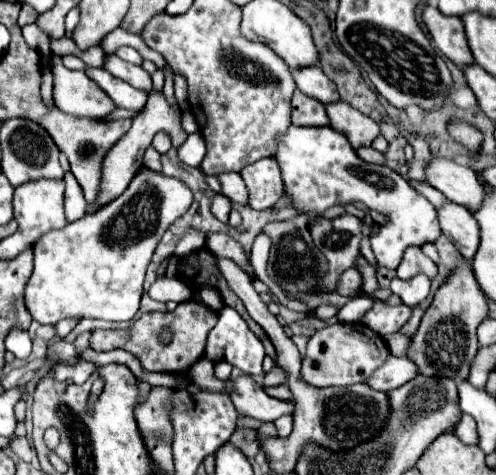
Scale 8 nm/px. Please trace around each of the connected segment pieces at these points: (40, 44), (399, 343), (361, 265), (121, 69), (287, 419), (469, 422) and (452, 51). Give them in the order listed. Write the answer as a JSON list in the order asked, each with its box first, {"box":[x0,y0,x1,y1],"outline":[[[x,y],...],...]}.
[{"box":[22,24,50,58],"outline":[[[28,24],[22,28],[22,34],[24,34],[24,40],[36,48],[44,58],[48,58],[50,54],[50,42],[48,42],[48,36],[40,30],[36,24]]]},{"box":[384,332,410,356],"outline":[[[396,332],[396,334],[386,334],[384,336],[384,342],[388,344],[388,348],[390,348],[390,352],[394,356],[404,356],[404,350],[408,348],[410,338],[404,336],[404,334],[400,334],[400,332]]]},{"box":[354,258,378,294],"outline":[[[358,258],[354,268],[360,272],[362,276],[362,286],[360,286],[360,292],[364,294],[372,294],[376,288],[378,288],[378,282],[376,282],[376,270],[364,260],[364,258]]]},{"box":[104,54,152,92],"outline":[[[110,54],[106,58],[106,66],[104,66],[108,72],[116,74],[120,80],[128,82],[130,86],[138,88],[138,90],[144,90],[144,92],[150,92],[152,90],[152,80],[150,80],[150,74],[140,68],[140,66],[132,66],[124,60],[120,60],[116,54]]]},{"box":[274,416,292,438],"outline":[[[282,416],[274,424],[276,424],[276,430],[278,430],[280,438],[290,436],[290,432],[292,432],[292,416]]]},{"box":[456,414,478,444],"outline":[[[464,414],[460,424],[456,426],[456,436],[464,442],[464,444],[478,444],[478,432],[476,432],[476,422]]]},{"box":[422,6,472,68],"outline":[[[424,6],[422,10],[422,22],[426,30],[430,32],[436,48],[448,56],[454,64],[460,68],[468,66],[472,60],[472,54],[468,52],[468,42],[464,34],[464,24],[456,16],[444,16],[434,6]]]}]

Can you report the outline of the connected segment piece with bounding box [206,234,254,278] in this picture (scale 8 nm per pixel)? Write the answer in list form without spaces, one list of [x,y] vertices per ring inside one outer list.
[[[208,234],[208,238],[206,238],[206,248],[212,250],[218,258],[228,258],[228,260],[236,262],[250,278],[254,278],[254,276],[252,276],[254,270],[252,270],[252,266],[248,264],[246,252],[244,252],[244,248],[242,248],[242,244],[240,244],[238,240],[230,238],[230,236],[226,236],[226,234]]]

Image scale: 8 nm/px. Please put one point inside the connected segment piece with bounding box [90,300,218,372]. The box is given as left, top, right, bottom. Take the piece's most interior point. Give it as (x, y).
(194, 322)

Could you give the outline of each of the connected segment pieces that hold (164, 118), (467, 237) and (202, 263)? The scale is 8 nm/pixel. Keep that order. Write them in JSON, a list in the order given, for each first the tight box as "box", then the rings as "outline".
[{"box":[88,92,186,212],"outline":[[[150,92],[148,96],[148,102],[144,106],[144,110],[132,120],[132,128],[108,150],[106,158],[104,158],[104,164],[102,164],[102,184],[100,184],[100,192],[98,192],[98,198],[94,200],[94,204],[88,208],[88,212],[96,212],[100,210],[104,204],[110,204],[112,200],[116,200],[130,184],[132,176],[140,170],[142,166],[142,156],[144,156],[144,150],[150,146],[154,134],[158,132],[168,132],[170,138],[172,138],[172,147],[178,150],[178,146],[186,140],[186,132],[180,128],[180,114],[176,110],[172,110],[164,98],[162,92]]]},{"box":[436,202,480,260],"outline":[[[446,202],[436,212],[442,234],[454,242],[454,246],[460,250],[464,258],[472,260],[480,242],[480,232],[476,228],[476,222],[472,220],[470,210],[460,204]]]},{"box":[176,248,276,360],"outline":[[[202,248],[202,250],[198,250],[198,254],[194,252],[194,254],[186,256],[186,258],[182,258],[180,264],[178,264],[178,274],[176,274],[176,278],[178,278],[180,282],[184,282],[184,284],[186,284],[190,290],[194,290],[194,292],[198,292],[198,290],[204,288],[204,286],[216,288],[216,290],[220,292],[220,296],[222,296],[224,306],[236,308],[236,312],[246,320],[246,324],[250,326],[250,330],[252,330],[252,332],[260,338],[260,342],[264,344],[266,354],[276,360],[276,350],[274,350],[272,342],[268,340],[266,332],[248,316],[244,304],[240,304],[240,298],[228,288],[224,276],[222,276],[220,270],[218,270],[218,264],[216,264],[216,258],[214,258],[212,252],[208,252],[206,248]]]}]

